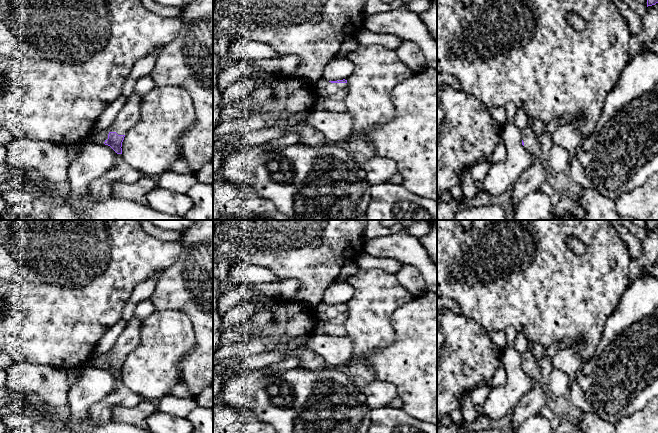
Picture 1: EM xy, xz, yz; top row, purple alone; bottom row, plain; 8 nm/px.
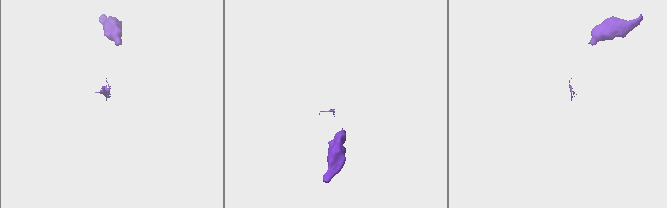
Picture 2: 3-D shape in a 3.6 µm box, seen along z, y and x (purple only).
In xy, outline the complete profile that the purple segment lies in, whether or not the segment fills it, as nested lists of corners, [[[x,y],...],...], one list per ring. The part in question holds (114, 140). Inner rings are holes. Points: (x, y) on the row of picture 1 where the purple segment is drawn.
[[[133,93],[119,111],[113,123],[104,130],[93,133],[94,143],[104,143],[117,154],[122,154],[122,142],[129,129],[140,117],[141,97]]]

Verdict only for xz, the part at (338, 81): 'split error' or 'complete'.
split error

